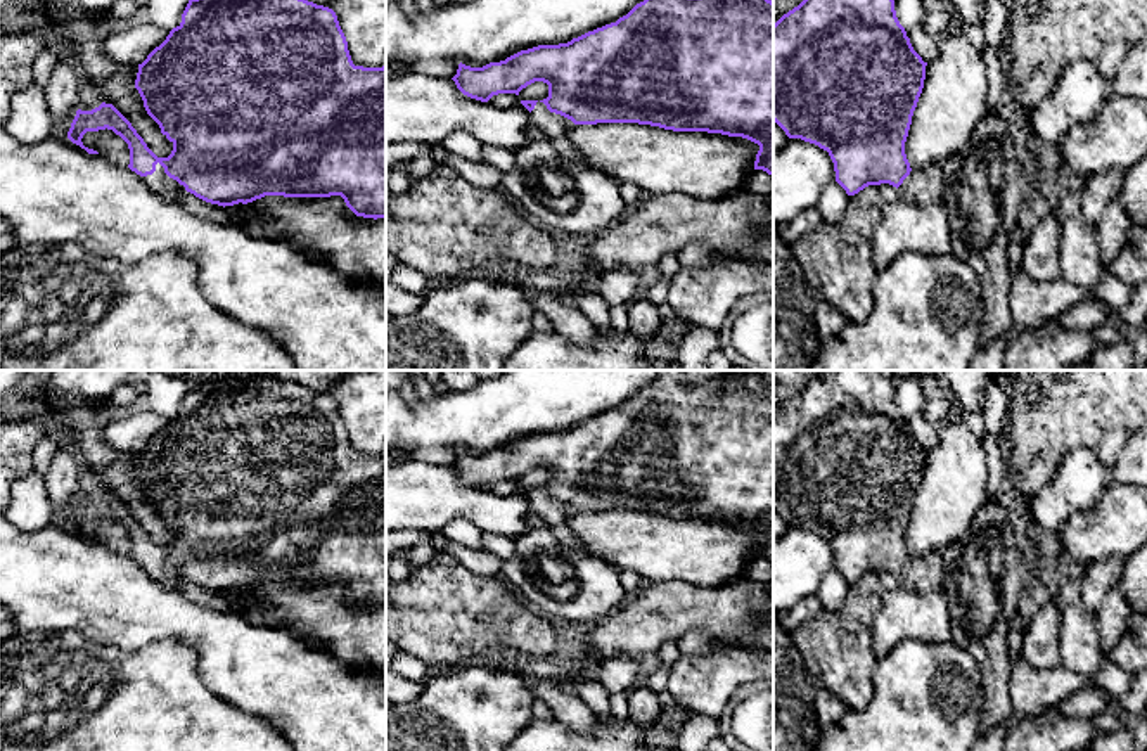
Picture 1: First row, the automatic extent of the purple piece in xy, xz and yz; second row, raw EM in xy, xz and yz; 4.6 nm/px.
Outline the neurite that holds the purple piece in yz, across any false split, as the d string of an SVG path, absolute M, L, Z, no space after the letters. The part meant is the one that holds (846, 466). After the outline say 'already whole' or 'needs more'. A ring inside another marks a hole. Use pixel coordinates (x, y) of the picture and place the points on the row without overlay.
M830 370L773 412L773 509L789 526L801 526L827 538L836 569L855 583L868 573L889 571L912 592L943 590L941 555L912 557L905 530L924 476L927 450L913 438L894 398L889 377L879 370Z; needs more

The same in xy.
M273 377L220 379L190 386L182 410L138 452L135 476L147 502L173 531L168 545L157 545L131 510L106 490L92 498L78 497L67 526L88 542L99 542L83 533L83 523L112 517L128 531L128 555L163 587L178 590L190 580L225 595L265 583L341 583L356 604L386 606L386 452L353 452L332 396Z; needs more

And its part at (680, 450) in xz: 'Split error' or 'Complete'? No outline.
Split error

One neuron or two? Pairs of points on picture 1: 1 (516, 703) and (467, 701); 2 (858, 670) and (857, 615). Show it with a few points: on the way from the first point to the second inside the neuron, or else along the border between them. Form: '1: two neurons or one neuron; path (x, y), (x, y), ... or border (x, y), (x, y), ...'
1: one neuron; path (504, 703), (480, 703)
2: one neuron; path (858, 656), (857, 629)

